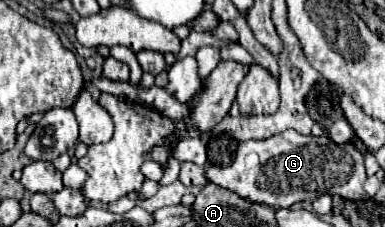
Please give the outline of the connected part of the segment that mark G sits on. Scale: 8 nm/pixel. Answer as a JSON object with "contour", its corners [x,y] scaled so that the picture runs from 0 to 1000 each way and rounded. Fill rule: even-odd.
{"contour":[[[740,573],[688,617],[642,617],[616,652],[616,687],[595,731],[532,740],[532,784],[564,819],[616,846],[673,899],[709,916],[751,916],[777,881],[818,881],[834,855],[881,855],[896,881],[932,881],[948,837],[943,678],[917,634],[870,634],[855,599],[782,599]]]}

